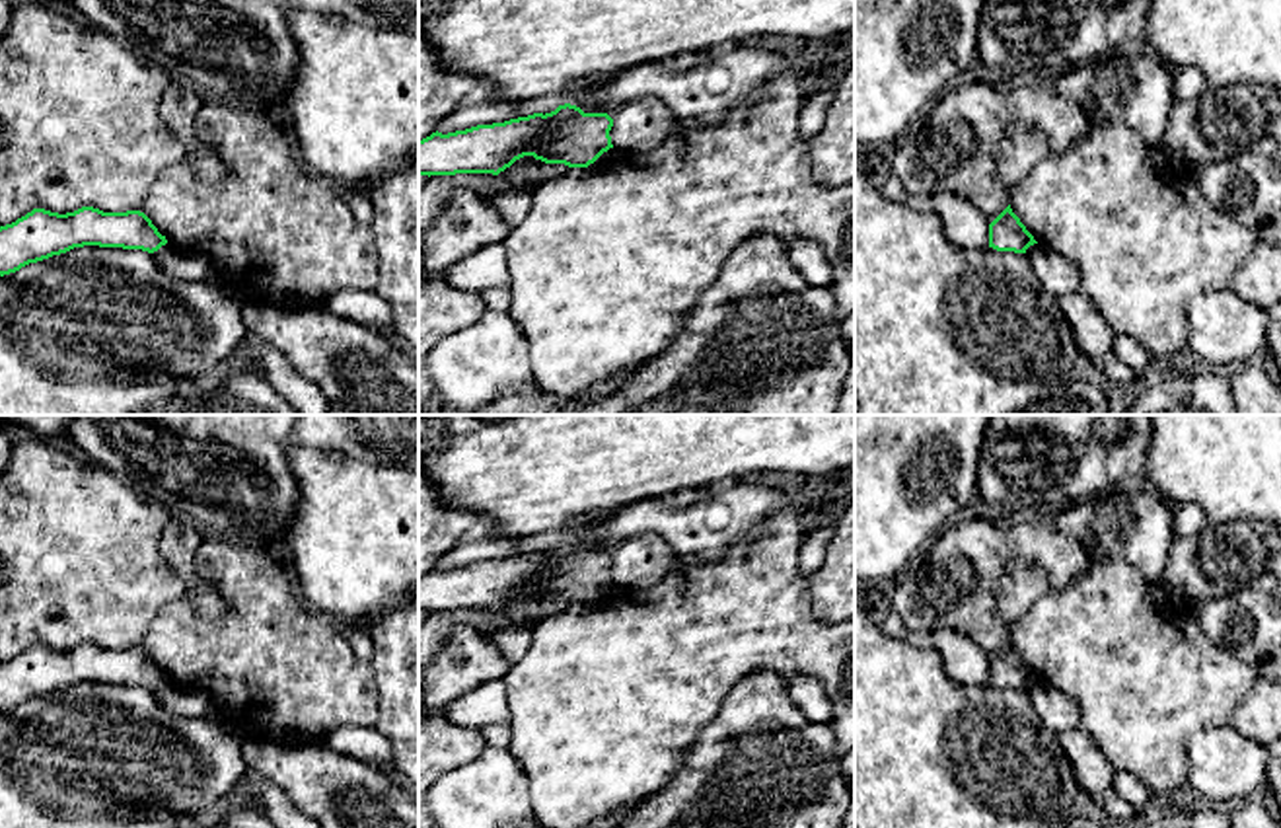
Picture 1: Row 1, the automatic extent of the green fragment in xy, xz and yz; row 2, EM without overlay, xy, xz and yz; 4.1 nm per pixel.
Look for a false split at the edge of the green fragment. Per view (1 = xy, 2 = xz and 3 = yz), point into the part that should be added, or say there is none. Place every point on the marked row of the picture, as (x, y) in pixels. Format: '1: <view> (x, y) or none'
1: none
2: none
3: none

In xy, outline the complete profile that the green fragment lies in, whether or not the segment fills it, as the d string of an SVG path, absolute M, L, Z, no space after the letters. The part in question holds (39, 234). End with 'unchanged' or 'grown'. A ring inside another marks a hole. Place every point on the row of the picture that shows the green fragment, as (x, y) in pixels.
M82 207L58 214L33 208L16 222L0 226L0 277L74 247L99 245L154 253L165 244L165 236L140 210L103 212Z; unchanged

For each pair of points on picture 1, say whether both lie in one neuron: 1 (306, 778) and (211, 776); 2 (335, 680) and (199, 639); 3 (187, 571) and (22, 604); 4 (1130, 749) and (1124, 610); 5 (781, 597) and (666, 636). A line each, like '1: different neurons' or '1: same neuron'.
1: different neurons
2: same neuron
3: different neurons
4: same neuron
5: same neuron

